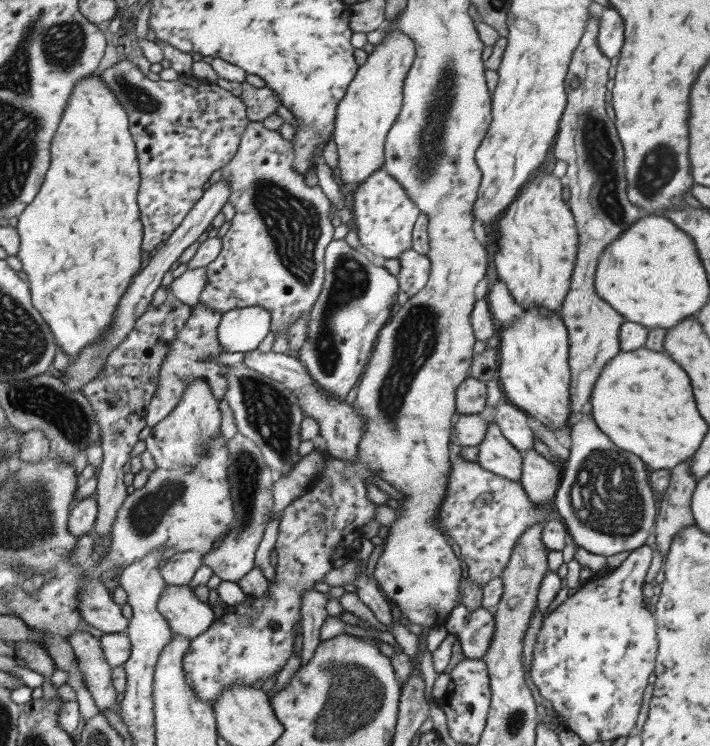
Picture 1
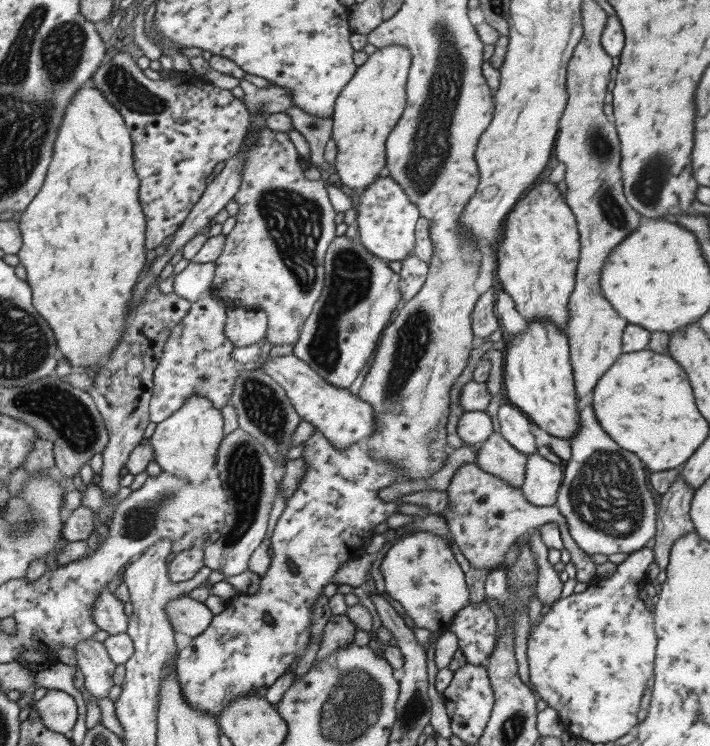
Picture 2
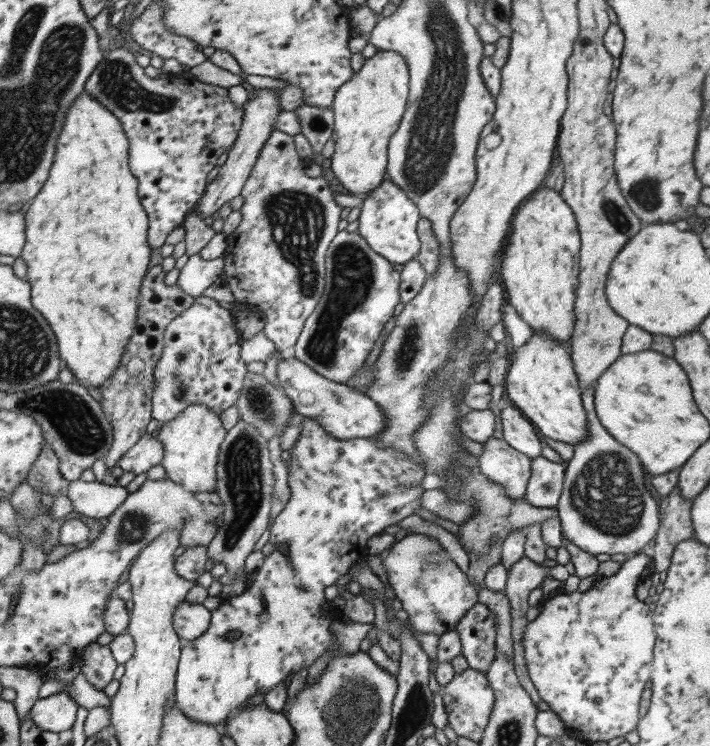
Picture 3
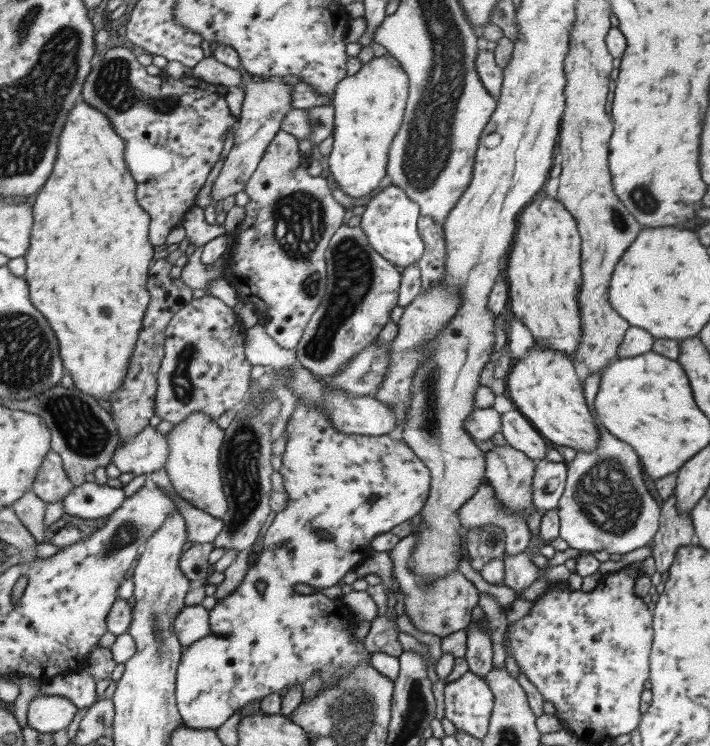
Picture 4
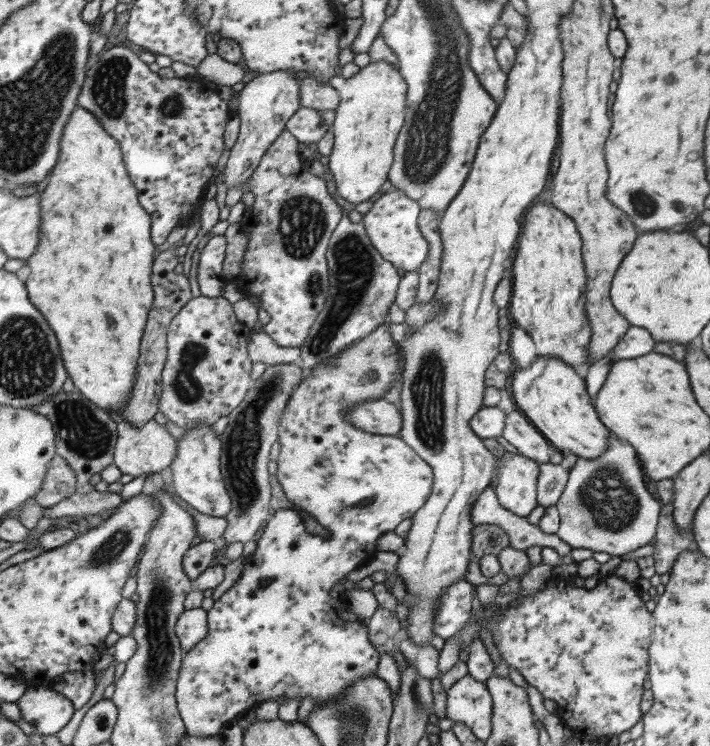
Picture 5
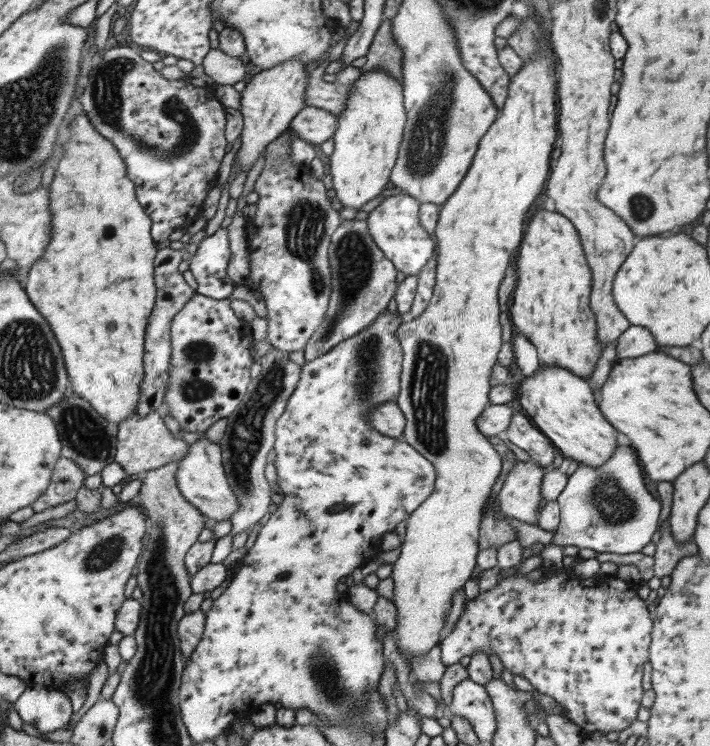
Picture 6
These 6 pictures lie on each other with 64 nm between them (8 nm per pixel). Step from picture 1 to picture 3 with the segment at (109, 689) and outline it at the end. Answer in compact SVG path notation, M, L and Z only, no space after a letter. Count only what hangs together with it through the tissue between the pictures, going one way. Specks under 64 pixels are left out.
M90 644L81 652L81 672L96 689L103 691L112 682L117 662L108 645Z

